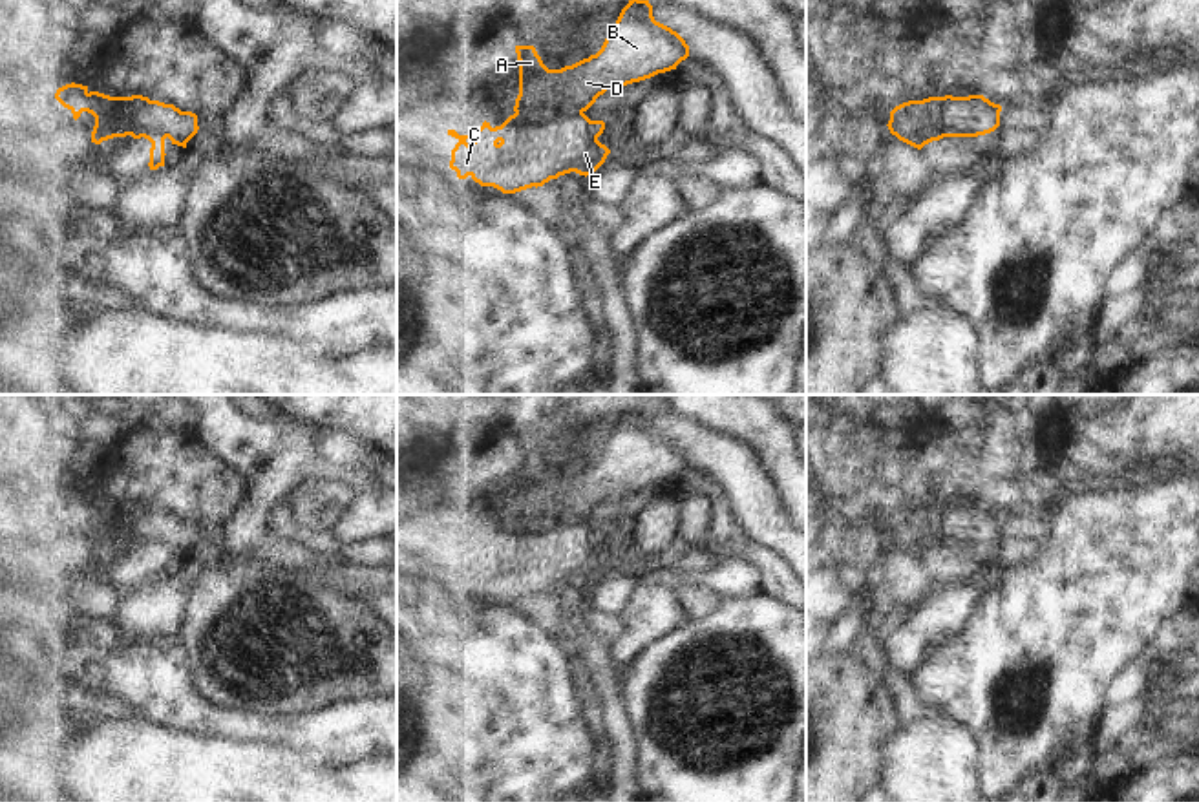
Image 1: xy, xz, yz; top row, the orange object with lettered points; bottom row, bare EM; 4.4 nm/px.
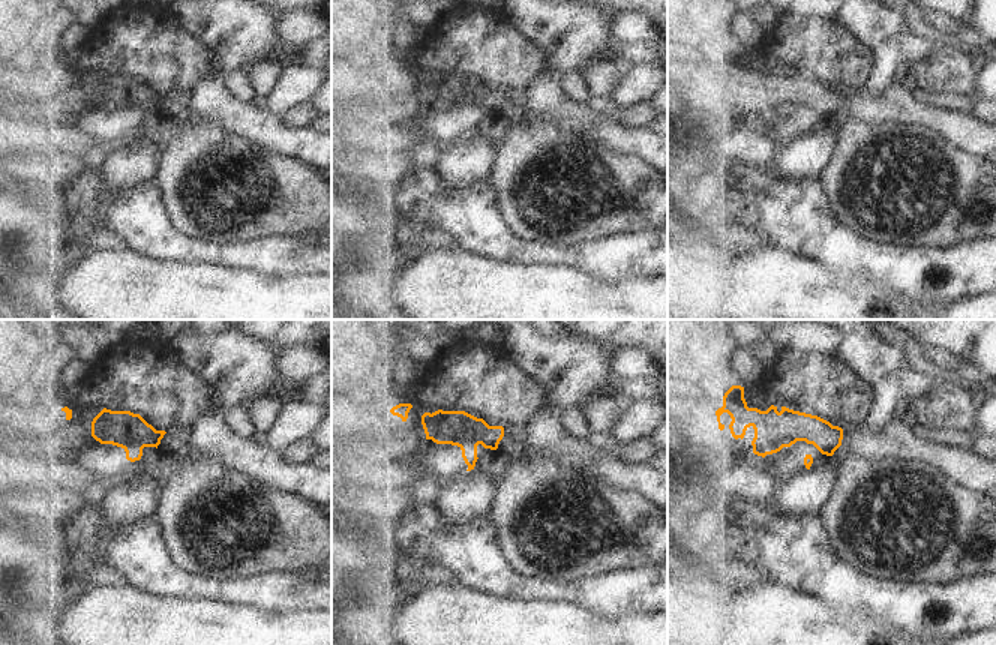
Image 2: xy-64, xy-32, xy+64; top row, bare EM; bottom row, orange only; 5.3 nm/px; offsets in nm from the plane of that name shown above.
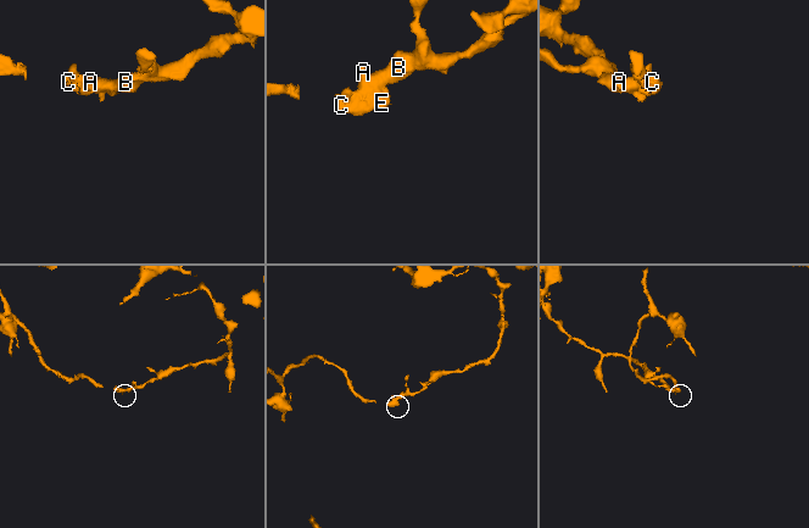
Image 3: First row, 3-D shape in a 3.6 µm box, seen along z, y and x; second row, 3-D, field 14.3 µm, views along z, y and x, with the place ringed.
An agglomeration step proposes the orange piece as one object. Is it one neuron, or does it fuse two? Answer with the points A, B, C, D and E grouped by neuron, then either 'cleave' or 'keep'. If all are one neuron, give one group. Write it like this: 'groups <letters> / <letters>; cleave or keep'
groups A B D / C E; cleave

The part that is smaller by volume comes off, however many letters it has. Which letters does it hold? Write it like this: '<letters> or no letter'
A, B, D

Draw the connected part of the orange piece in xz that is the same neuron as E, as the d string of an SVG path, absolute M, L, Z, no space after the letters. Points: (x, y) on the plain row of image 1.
M583 521L552 535L528 533L514 522L495 537L484 530L475 543L448 539L459 550L450 577L459 588L470 585L481 596L503 603L537 597L570 581L587 586L610 563L598 550L603 539L603 530L590 530Z

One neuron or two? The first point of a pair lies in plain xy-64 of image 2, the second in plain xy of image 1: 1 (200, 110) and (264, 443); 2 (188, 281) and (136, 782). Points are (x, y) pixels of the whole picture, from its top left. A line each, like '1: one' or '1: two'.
1: one
2: one

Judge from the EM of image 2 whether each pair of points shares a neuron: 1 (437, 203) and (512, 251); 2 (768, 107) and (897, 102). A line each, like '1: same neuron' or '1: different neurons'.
1: same neuron
2: same neuron

